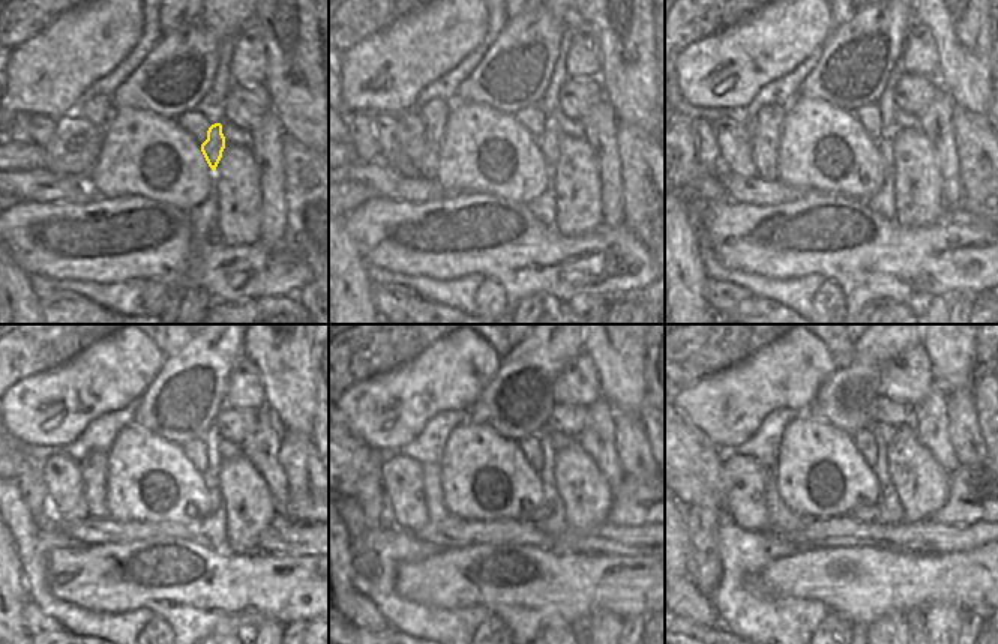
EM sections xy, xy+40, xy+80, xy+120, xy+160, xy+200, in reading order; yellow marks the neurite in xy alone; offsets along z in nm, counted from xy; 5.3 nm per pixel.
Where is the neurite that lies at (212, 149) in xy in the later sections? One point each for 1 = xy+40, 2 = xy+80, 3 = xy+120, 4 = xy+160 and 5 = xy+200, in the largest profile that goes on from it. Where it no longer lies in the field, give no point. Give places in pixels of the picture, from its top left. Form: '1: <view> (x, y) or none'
1: xy+40 (548, 143)
2: xy+80 (883, 144)
3: xy+120 (213, 493)
4: xy+160 (550, 493)
5: xy+200 (883, 491)

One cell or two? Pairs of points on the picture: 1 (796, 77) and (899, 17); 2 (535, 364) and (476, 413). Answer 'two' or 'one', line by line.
1: two
2: one

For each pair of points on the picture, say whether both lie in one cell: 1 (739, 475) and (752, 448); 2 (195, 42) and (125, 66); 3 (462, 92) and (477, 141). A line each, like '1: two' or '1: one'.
1: two
2: two
3: two

